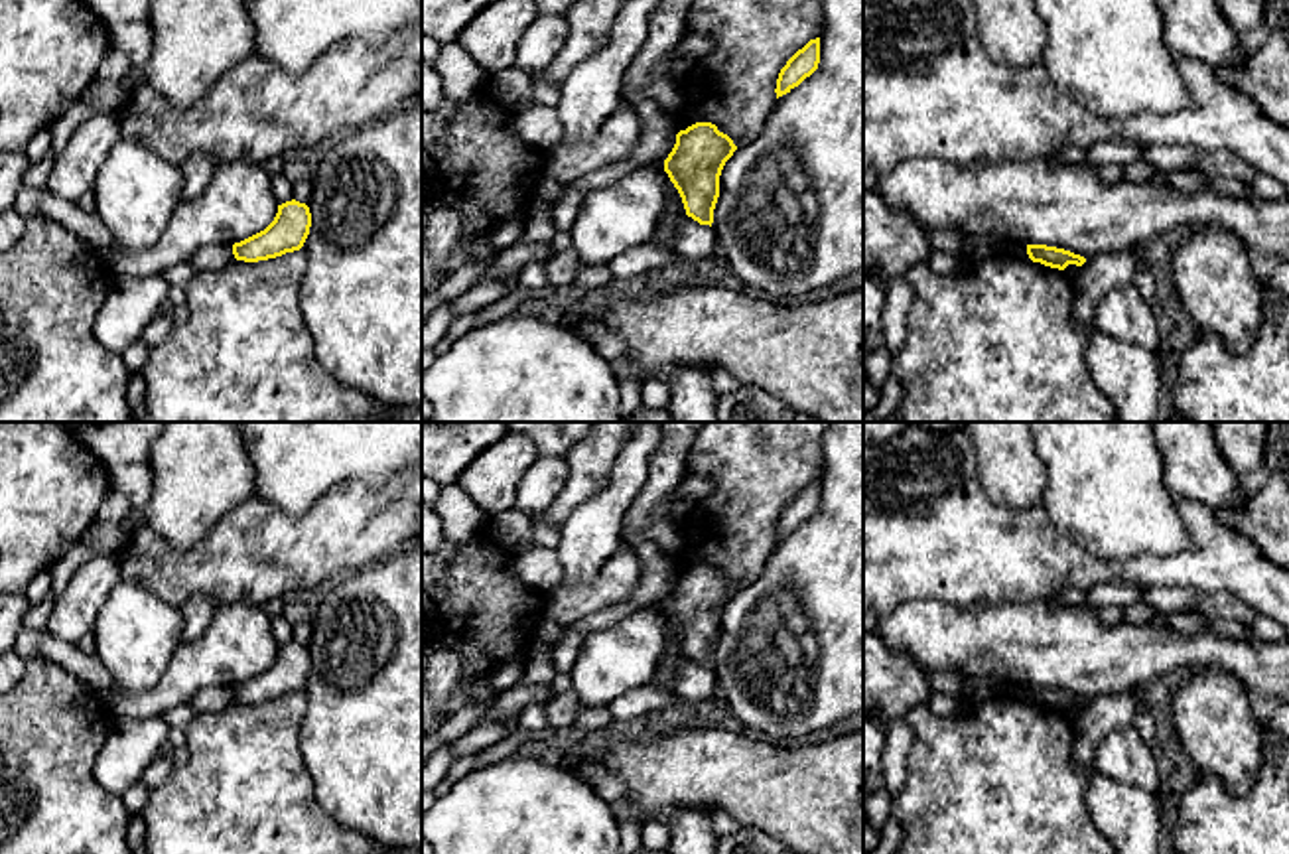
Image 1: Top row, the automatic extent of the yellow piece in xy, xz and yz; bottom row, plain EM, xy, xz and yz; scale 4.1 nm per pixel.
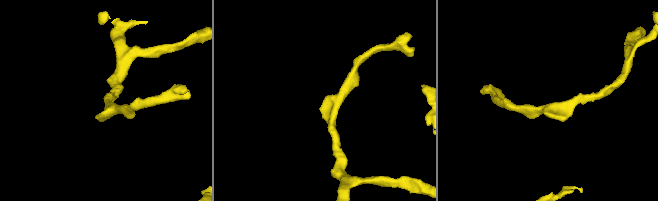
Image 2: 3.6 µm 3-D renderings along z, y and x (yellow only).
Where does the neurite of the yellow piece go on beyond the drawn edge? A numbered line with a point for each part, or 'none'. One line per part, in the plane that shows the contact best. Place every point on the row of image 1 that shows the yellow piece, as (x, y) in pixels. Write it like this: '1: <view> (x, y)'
none

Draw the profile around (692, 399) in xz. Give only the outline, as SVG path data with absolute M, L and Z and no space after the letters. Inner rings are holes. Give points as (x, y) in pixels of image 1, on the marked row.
M678 367L668 373L672 422L719 422L712 369Z

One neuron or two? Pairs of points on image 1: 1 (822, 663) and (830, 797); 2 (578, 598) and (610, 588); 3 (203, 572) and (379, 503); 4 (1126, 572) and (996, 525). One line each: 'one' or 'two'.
1: two
2: one
3: one
4: one

